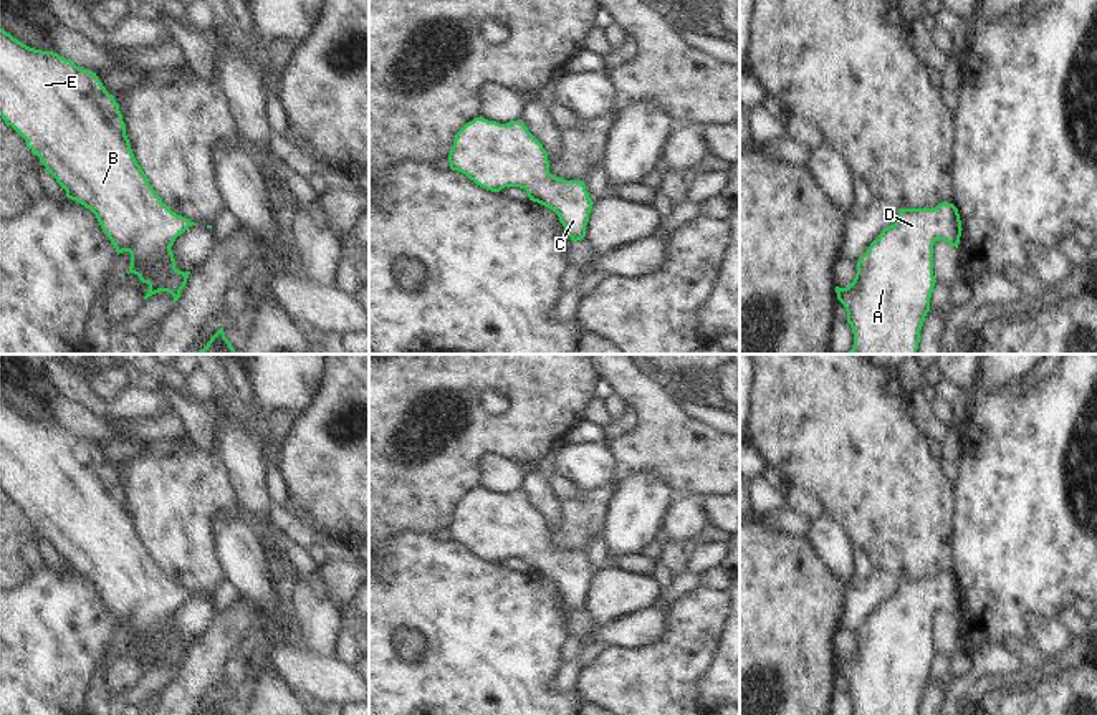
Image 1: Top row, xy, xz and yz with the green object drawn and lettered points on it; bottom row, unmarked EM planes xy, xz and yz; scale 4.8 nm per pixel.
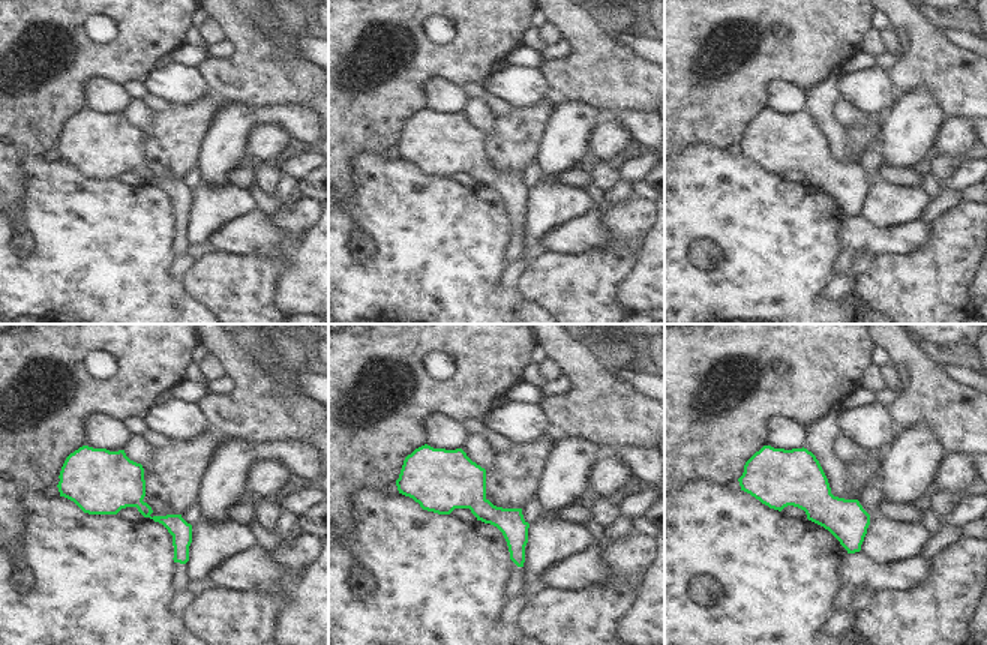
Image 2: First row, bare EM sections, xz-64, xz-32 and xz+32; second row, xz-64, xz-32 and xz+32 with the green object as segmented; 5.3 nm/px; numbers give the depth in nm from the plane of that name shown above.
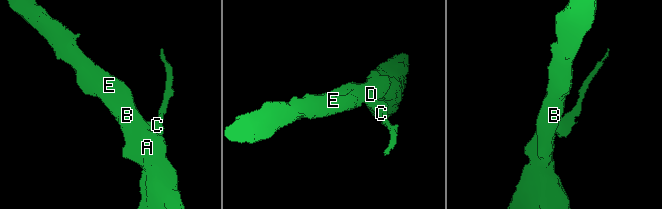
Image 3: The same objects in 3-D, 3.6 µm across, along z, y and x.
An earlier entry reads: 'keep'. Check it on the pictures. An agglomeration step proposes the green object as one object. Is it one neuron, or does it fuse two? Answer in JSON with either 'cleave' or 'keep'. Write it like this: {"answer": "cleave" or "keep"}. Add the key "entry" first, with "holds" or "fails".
{"entry": "holds", "answer": "keep"}

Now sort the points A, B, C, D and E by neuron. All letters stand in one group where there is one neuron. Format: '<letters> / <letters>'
A B C D E

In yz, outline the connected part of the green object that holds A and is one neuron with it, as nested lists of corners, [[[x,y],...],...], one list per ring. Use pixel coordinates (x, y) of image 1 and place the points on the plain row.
[[[941,573],[935,579],[900,579],[898,591],[884,599],[877,611],[857,632],[854,652],[846,657],[836,657],[837,670],[847,682],[847,693],[854,703],[854,715],[918,715],[920,700],[930,682],[930,669],[937,654],[933,647],[933,616],[937,611],[948,612],[958,619],[961,607],[961,591],[953,574]]]

